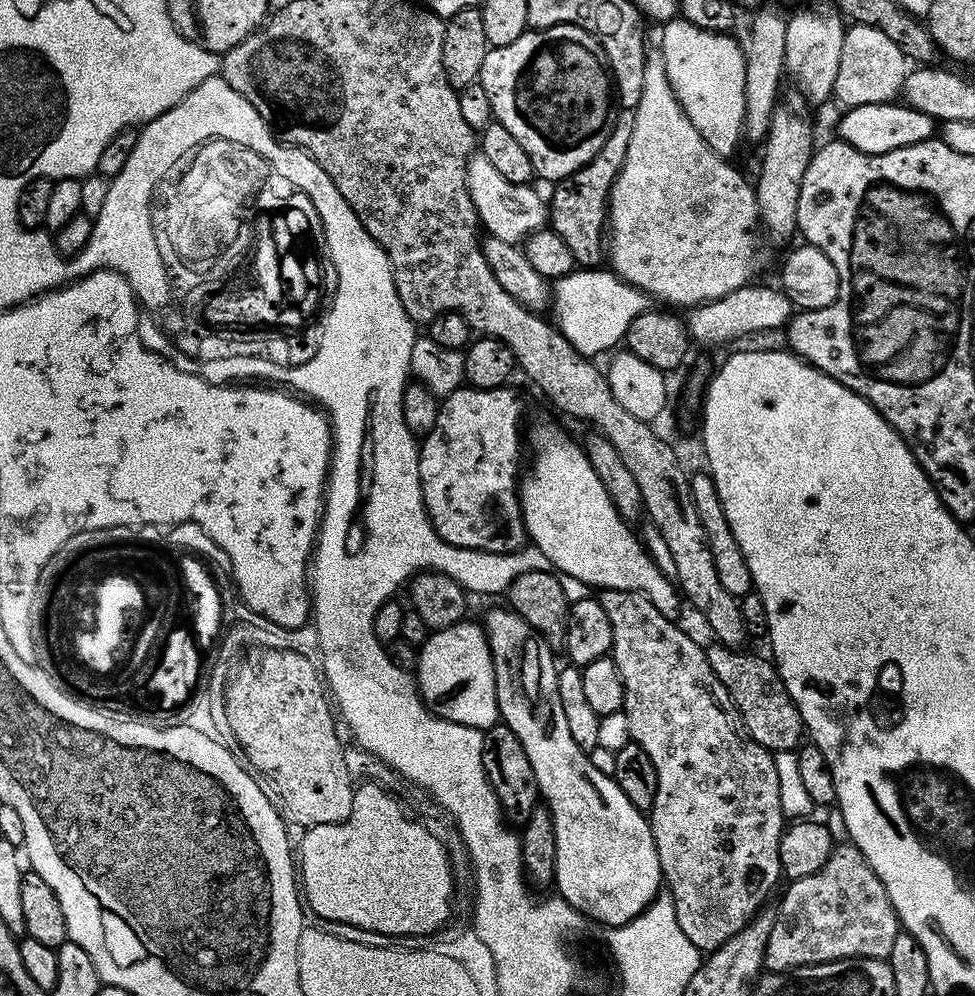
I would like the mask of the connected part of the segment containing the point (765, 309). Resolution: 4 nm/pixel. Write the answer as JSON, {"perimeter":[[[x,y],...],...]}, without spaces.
{"perimeter":[[[755,284],[738,288],[725,297],[693,307],[686,316],[689,337],[700,344],[728,344],[731,340],[740,340],[743,336],[750,335],[751,332],[783,329],[794,315],[791,299],[779,287],[763,288],[762,285]]]}

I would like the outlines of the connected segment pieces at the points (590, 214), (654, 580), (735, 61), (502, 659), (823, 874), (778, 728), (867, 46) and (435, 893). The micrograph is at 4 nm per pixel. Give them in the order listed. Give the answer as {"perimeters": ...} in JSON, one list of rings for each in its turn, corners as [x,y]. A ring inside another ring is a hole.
{"perimeters":[[[[621,111],[616,117],[616,125],[610,138],[606,138],[606,146],[602,146],[602,150],[598,150],[598,154],[594,158],[590,158],[590,162],[586,162],[586,166],[582,166],[573,176],[568,176],[563,182],[557,183],[553,187],[556,189],[552,192],[552,200],[550,196],[550,227],[559,234],[562,242],[566,242],[570,254],[574,254],[577,265],[581,269],[600,268],[605,263],[608,200],[612,197],[612,187],[626,162],[626,150],[630,146],[630,134],[632,133],[632,118],[631,111]]],[[[536,424],[532,433],[527,433],[526,440],[532,443],[532,465],[527,465],[526,471],[519,477],[520,513],[524,519],[524,531],[527,539],[546,558],[550,558],[553,569],[557,573],[578,578],[578,582],[586,582],[589,589],[630,590],[641,592],[654,606],[658,606],[666,618],[679,621],[682,596],[677,585],[663,576],[662,572],[652,561],[650,553],[641,543],[641,537],[634,531],[633,525],[618,514],[614,502],[606,486],[602,486],[602,478],[590,466],[588,456],[583,447],[576,444],[556,424]]],[[[682,18],[669,20],[663,25],[664,33],[660,36],[658,49],[664,56],[666,78],[677,96],[682,110],[690,118],[690,122],[701,132],[705,142],[725,158],[731,157],[731,152],[742,144],[744,131],[744,57],[745,49],[740,44],[736,45],[731,35],[722,32],[702,30]]],[[[507,606],[490,609],[482,619],[482,627],[492,651],[499,719],[510,726],[518,742],[522,742],[522,750],[526,750],[526,758],[530,758],[530,766],[534,766],[534,778],[543,803],[554,822],[554,838],[558,842],[555,891],[587,919],[589,916],[600,924],[608,924],[609,929],[620,928],[641,916],[662,888],[661,863],[649,817],[622,794],[613,777],[597,770],[588,753],[574,742],[562,711],[562,698],[558,698],[558,663],[552,657],[553,649],[548,641]]],[[[855,844],[833,847],[830,858],[814,874],[787,885],[784,897],[776,908],[774,930],[770,930],[770,942],[766,942],[764,968],[769,972],[788,972],[807,964],[821,964],[831,960],[849,960],[855,956],[865,956],[875,960],[885,959],[894,946],[894,938],[902,931],[902,925],[894,906],[886,894],[886,886],[874,874],[866,858]]],[[[719,642],[707,645],[706,651],[710,670],[714,670],[718,682],[726,686],[750,738],[773,754],[799,749],[806,736],[804,720],[800,717],[798,706],[790,698],[775,663],[767,655],[755,656],[752,652],[727,648]]],[[[852,24],[845,31],[842,42],[842,62],[838,62],[838,78],[834,78],[832,96],[844,103],[845,109],[867,104],[887,104],[895,101],[904,91],[910,61],[904,51],[882,30],[865,24]]],[[[364,784],[355,789],[352,794],[352,809],[350,818],[341,824],[327,824],[326,826],[314,826],[303,833],[304,837],[298,844],[298,876],[302,881],[302,896],[307,907],[316,912],[322,918],[330,918],[334,922],[346,922],[350,926],[358,926],[362,930],[374,930],[378,934],[387,936],[423,936],[428,932],[436,932],[444,924],[444,916],[452,912],[452,864],[448,861],[448,852],[444,844],[424,824],[411,820],[404,813],[404,808],[384,788],[376,784]]]]}

